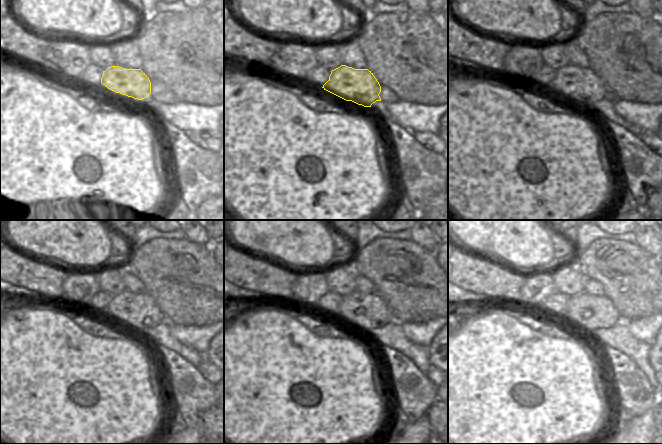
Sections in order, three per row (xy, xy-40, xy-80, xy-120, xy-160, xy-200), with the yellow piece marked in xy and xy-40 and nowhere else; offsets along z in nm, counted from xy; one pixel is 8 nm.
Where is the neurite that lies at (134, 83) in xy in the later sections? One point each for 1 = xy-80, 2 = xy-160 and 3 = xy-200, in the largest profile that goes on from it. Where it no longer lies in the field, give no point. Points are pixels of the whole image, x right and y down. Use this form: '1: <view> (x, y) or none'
1: xy-80 (584, 86)
2: xy-160 (362, 311)
3: xy-200 (586, 312)

